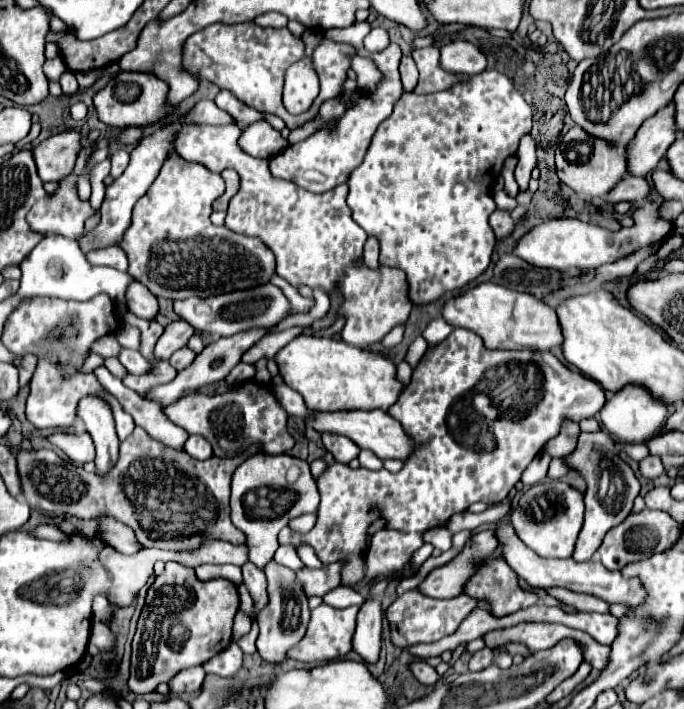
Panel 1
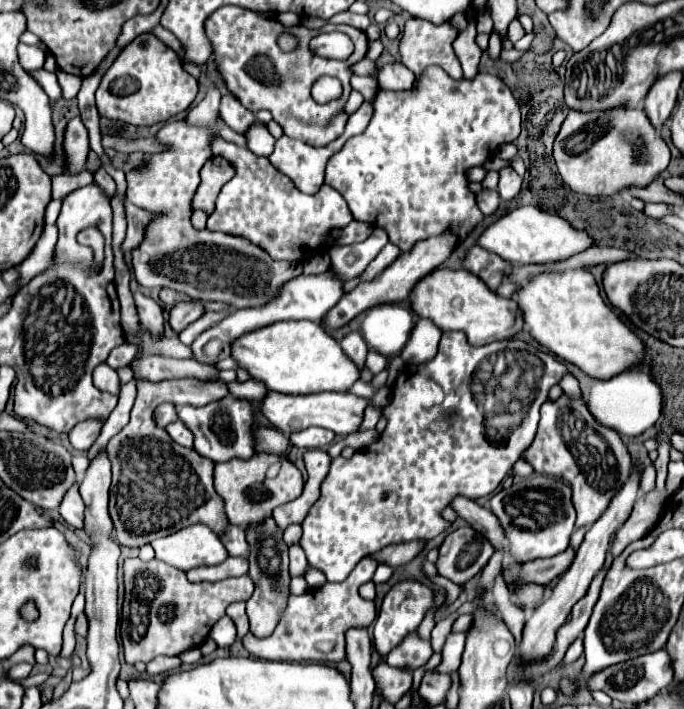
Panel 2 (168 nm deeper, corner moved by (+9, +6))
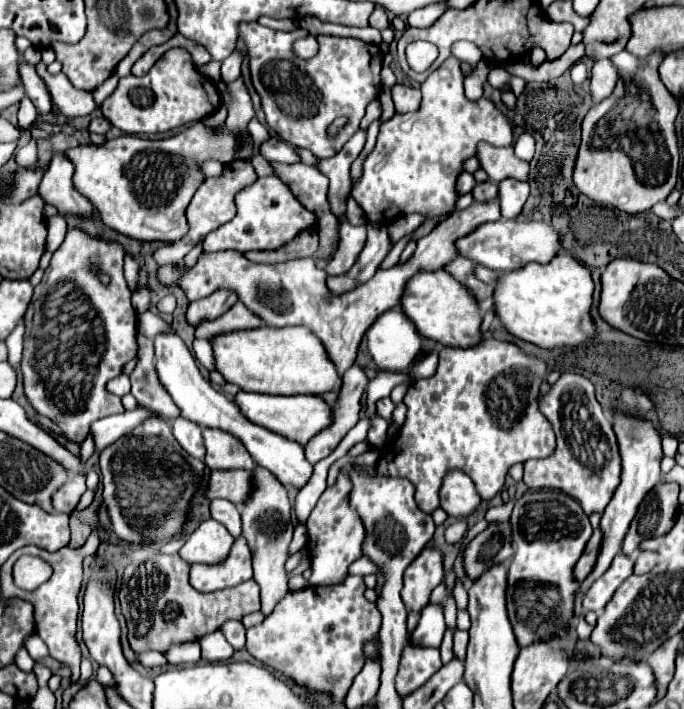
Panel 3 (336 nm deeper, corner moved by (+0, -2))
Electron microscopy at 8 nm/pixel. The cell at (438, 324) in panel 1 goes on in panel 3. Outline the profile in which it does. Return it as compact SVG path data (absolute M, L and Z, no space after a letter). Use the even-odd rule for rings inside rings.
M434 349L434 351L432 351L430 355L426 355L422 361L414 363L414 365L410 367L410 377L412 377L412 379L430 377L430 375L434 375L436 365L438 365L438 349Z

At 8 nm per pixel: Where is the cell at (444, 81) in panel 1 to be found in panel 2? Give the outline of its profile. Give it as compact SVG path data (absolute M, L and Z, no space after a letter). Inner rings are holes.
M409 19L405 23L405 29L403 29L403 37L401 37L401 63L413 71L415 79L419 79L423 75L423 71L431 65L439 65L447 75L451 75L453 79L463 79L463 71L461 71L461 65L457 55L453 53L453 39L455 39L455 31L449 27L449 23L443 23L443 25L433 25L433 23L427 23L423 19Z

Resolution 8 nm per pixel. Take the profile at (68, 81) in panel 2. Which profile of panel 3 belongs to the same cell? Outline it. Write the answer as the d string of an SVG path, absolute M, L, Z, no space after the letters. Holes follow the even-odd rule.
M40 61L36 65L38 75L44 79L48 93L52 97L52 101L60 107L60 113L68 118L77 116L85 116L94 111L94 98L92 93L86 91L78 91L70 85L70 81L66 79L64 73L58 75L50 75L46 71L46 65Z

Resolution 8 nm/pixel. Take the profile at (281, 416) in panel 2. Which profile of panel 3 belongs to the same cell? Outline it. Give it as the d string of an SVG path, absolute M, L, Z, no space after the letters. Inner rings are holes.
M238 391L234 397L236 407L252 423L266 427L286 439L292 439L300 445L308 443L318 431L332 423L332 407L314 395L266 395L266 393L246 393Z

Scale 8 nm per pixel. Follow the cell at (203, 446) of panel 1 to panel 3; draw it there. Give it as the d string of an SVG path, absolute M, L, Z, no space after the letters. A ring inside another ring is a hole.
M178 417L172 423L172 433L174 433L176 441L182 445L182 449L186 453L190 453L196 459L204 459L206 451L204 451L204 443L202 443L202 429L200 429L200 425L190 423L184 417Z

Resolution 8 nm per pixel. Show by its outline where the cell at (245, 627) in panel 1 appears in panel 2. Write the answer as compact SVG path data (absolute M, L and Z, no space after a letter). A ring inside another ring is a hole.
M225 615L221 617L213 629L211 629L211 635L209 635L219 647L227 647L227 645L233 645L235 643L235 625L233 621Z

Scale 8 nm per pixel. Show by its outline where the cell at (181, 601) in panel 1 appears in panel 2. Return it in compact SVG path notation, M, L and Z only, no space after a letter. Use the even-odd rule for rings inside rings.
M129 559L125 563L125 601L121 639L127 665L137 661L149 663L159 655L181 655L187 649L195 649L211 633L211 627L225 615L225 607L233 601L247 601L253 593L253 581L249 575L229 577L221 581L191 583L185 571L175 569L159 559L143 563L141 559Z

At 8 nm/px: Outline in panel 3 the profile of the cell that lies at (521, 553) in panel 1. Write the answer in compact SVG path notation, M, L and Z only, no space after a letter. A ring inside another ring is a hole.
M448 471L442 481L440 491L440 507L454 517L468 517L480 505L480 495L472 483L472 479L464 471Z

